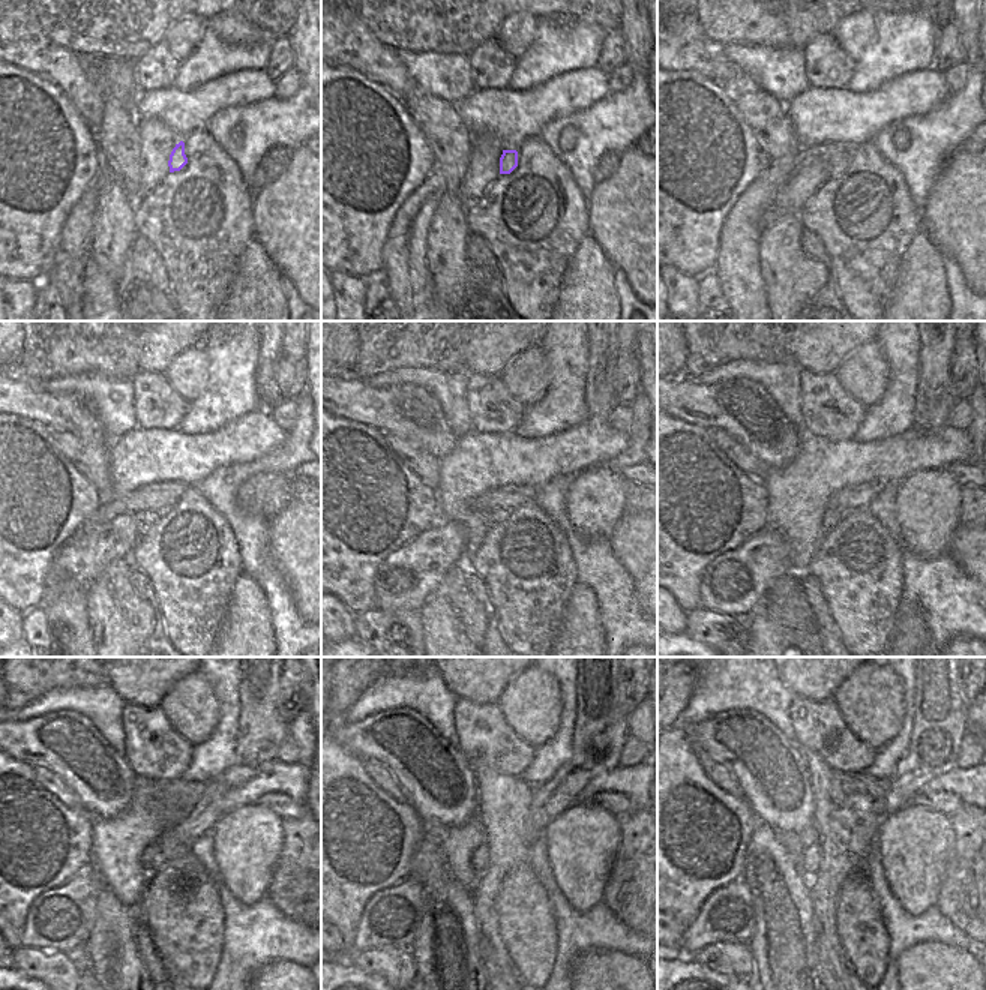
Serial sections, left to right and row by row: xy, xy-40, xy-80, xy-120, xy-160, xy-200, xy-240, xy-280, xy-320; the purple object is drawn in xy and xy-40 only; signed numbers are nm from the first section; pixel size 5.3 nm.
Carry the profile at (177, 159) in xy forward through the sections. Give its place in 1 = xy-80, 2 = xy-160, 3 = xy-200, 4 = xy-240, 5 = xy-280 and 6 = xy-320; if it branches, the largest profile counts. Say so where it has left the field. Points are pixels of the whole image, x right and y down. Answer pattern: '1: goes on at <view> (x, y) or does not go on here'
1: goes on at xy-80 (838, 164)
2: goes on at xy-160 (492, 518)
3: goes on at xy-200 (830, 516)
4: goes on at xy-240 (150, 858)
5: goes on at xy-280 (480, 854)
6: goes on at xy-320 (811, 858)

